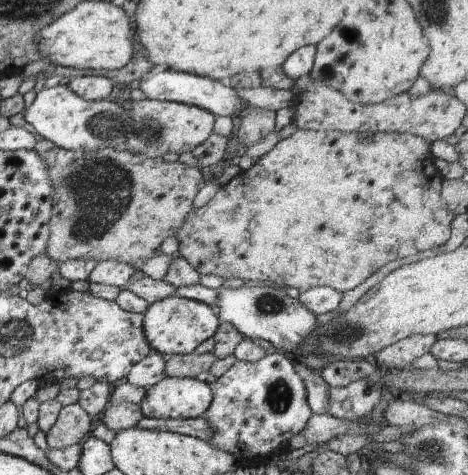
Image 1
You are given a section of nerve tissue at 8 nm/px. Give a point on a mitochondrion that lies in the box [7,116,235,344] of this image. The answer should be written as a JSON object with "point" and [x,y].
{"point":[100,190]}

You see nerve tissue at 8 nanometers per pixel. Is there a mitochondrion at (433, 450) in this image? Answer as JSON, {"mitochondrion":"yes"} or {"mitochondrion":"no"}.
{"mitochondrion":"yes"}

